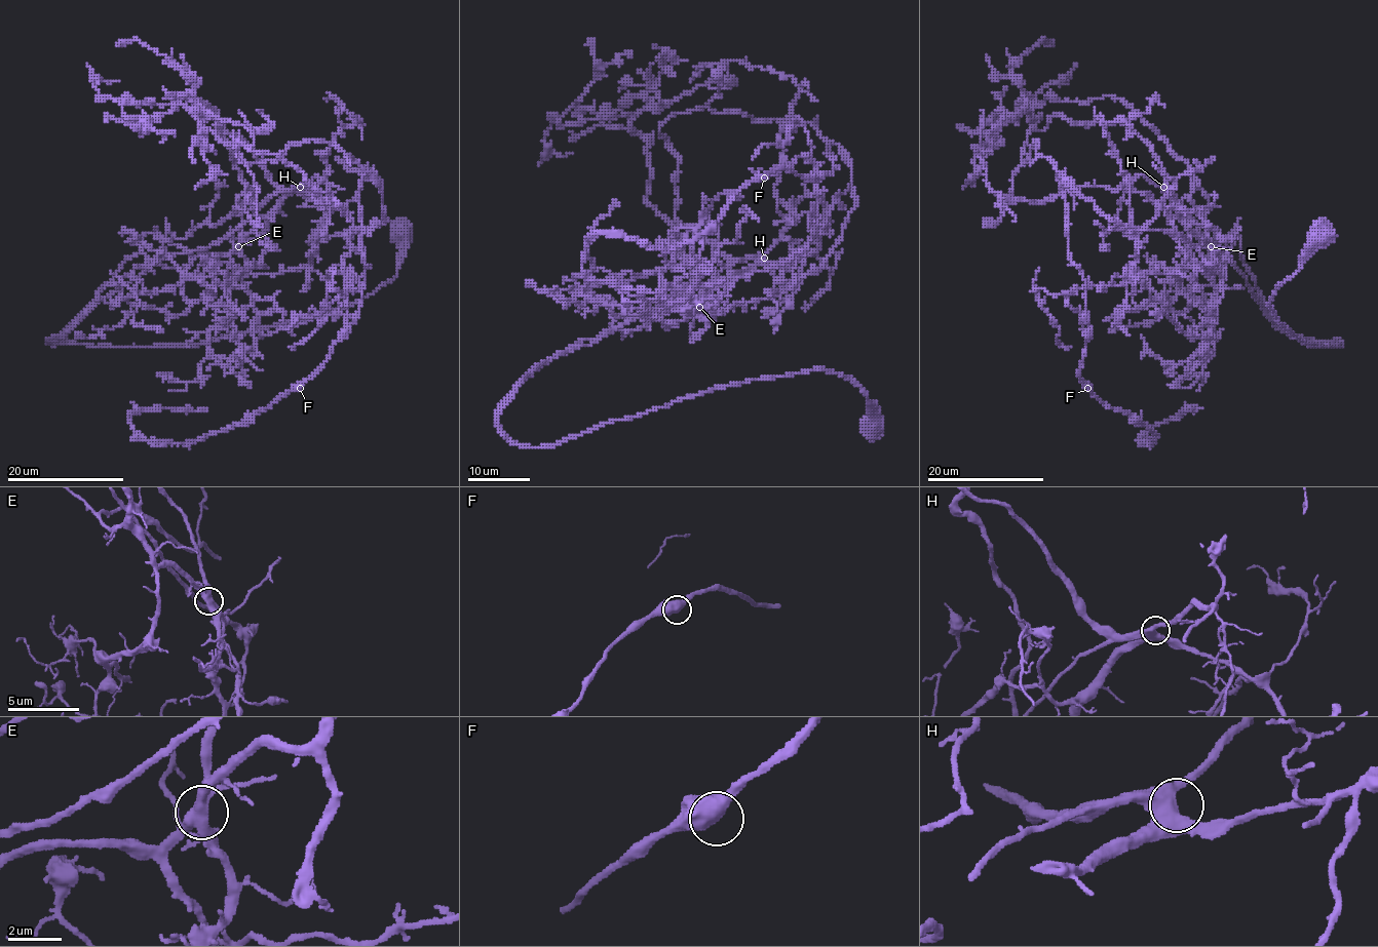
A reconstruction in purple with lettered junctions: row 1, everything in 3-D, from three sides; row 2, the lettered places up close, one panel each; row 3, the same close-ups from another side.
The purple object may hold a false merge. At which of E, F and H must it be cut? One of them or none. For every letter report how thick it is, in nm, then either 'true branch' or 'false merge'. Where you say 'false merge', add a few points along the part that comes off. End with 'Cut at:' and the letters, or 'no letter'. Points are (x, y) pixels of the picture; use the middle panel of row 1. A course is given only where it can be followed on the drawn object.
E: 440 nm | false merge | (699, 308), (758, 261), (677, 221), (660, 124), (810, 123), (831, 174), (584, 250), (666, 287)
F: 440 nm | true branch
H: 460 nm | true branch
Cut at: E

